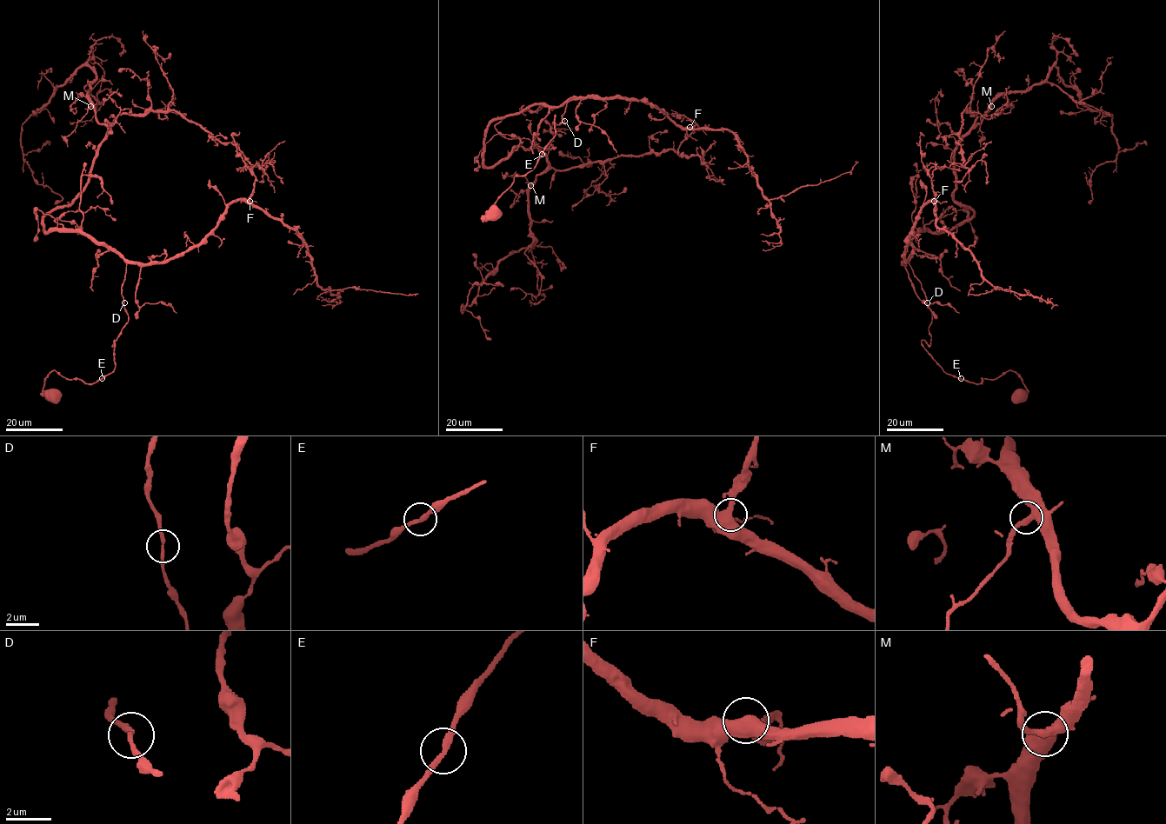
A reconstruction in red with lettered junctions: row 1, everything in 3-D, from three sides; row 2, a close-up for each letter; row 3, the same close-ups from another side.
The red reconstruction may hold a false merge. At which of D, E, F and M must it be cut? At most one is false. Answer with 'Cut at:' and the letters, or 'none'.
Cut at: none

